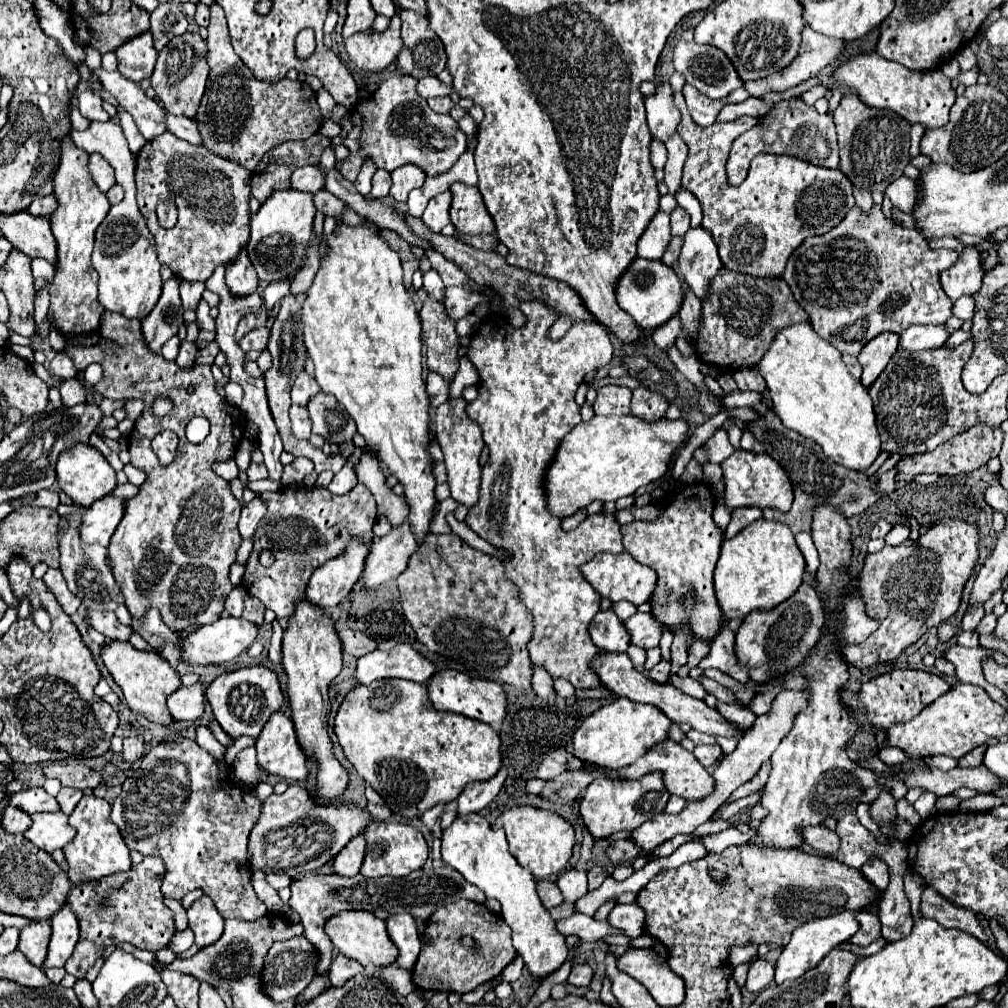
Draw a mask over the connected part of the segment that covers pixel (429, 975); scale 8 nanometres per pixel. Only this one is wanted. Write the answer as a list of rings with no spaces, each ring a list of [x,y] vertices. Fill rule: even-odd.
[[[466,899],[438,909],[438,913],[434,913],[434,917],[430,917],[428,921],[426,935],[430,943],[422,945],[412,973],[414,983],[420,989],[462,995],[498,977],[502,969],[516,957],[516,949],[510,945],[510,927],[506,925],[506,921],[502,921],[500,915],[492,915],[486,905],[478,905]],[[464,937],[470,937],[476,943],[476,949],[462,945]]]

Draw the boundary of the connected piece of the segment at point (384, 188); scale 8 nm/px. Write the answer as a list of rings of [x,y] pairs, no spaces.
[[[378,169],[372,177],[372,191],[370,191],[370,197],[372,199],[384,199],[388,197],[388,189],[390,189],[390,173],[384,171],[384,169]]]

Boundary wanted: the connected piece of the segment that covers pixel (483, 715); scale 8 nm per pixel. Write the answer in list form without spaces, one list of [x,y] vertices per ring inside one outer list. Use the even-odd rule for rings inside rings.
[[[446,669],[434,673],[434,677],[428,681],[428,695],[434,703],[436,709],[440,711],[452,711],[460,713],[464,717],[488,723],[488,725],[498,725],[506,717],[506,707],[508,707],[508,695],[502,685],[496,681],[486,681],[486,679],[474,679],[466,673]]]

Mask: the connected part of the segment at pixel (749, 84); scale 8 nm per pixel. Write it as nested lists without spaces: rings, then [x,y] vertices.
[[[806,27],[802,31],[802,45],[798,57],[782,71],[776,71],[764,79],[746,81],[744,89],[750,93],[750,97],[762,99],[770,91],[778,93],[796,87],[798,83],[818,75],[826,65],[834,63],[844,53],[844,49],[844,41],[822,37],[820,33],[814,33],[810,27]]]

